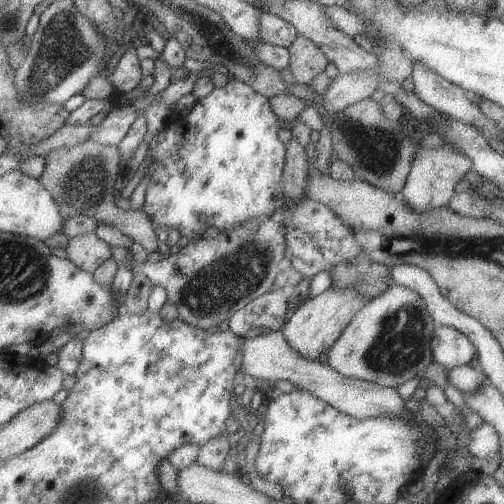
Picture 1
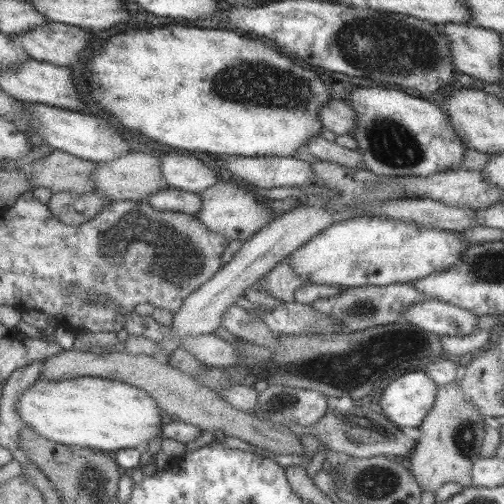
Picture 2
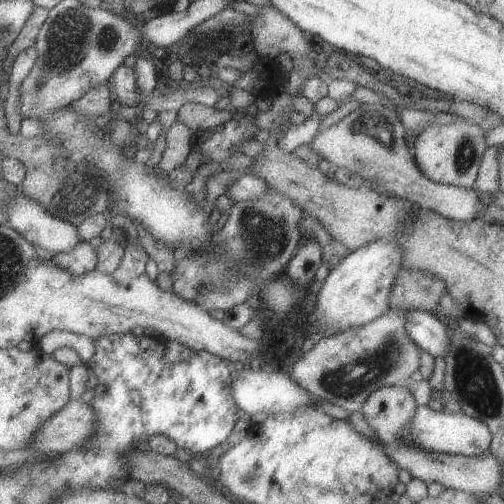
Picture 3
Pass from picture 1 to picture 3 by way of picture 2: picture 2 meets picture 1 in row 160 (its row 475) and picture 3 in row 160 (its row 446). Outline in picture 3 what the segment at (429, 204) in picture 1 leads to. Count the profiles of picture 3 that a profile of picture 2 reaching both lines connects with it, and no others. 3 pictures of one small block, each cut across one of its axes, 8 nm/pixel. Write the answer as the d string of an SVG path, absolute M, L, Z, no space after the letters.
M459 118L453 124L425 128L421 134L415 134L413 142L415 144L411 148L411 156L413 156L415 164L417 164L417 168L431 182L475 190L475 178L479 174L481 156L487 150L485 132L479 126L473 126L471 122Z

